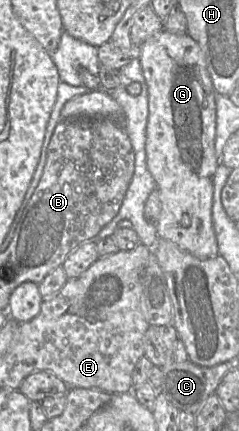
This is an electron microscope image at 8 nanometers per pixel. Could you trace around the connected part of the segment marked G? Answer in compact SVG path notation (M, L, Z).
M164 29L135 49L147 84L149 116L146 127L146 163L156 182L161 201L161 212L156 222L160 239L174 242L182 250L198 258L219 255L213 227L212 206L214 176L220 163L215 153L216 92L207 69L204 55L195 40L187 33L174 34Z

